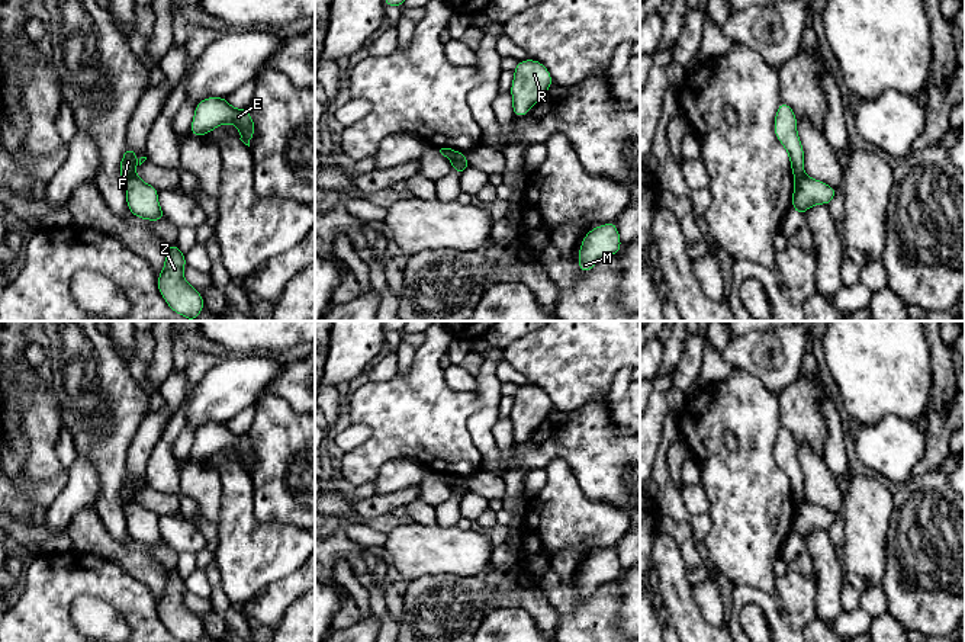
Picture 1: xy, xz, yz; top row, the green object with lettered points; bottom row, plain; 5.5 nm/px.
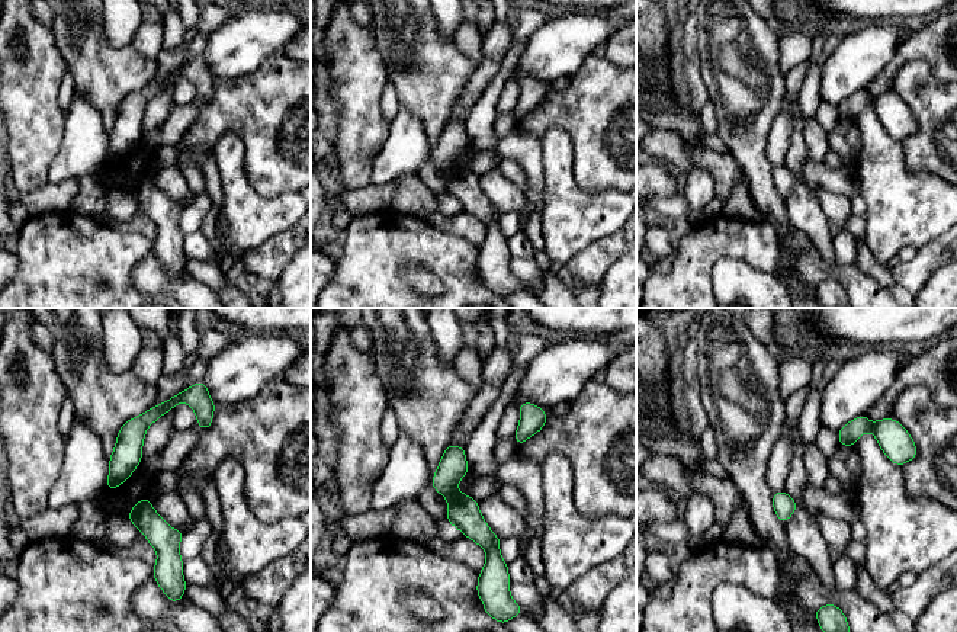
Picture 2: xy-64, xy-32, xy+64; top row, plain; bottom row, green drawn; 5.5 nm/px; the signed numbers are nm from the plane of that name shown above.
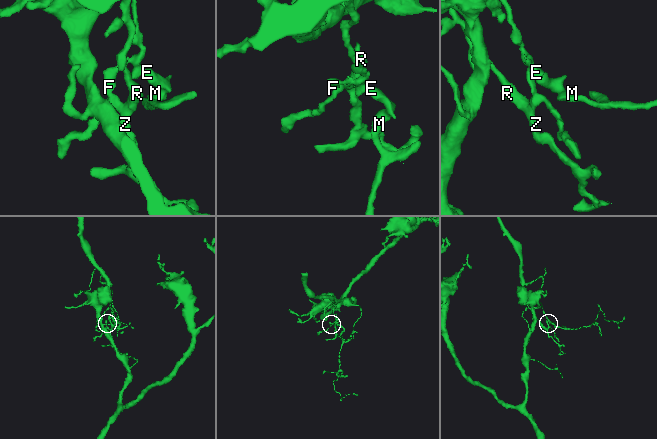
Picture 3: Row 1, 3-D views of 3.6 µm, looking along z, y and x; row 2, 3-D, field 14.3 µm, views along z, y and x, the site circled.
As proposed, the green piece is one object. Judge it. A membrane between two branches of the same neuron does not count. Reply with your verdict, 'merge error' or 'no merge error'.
merge error

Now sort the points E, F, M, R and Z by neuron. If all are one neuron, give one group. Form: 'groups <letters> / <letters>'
groups E F M / R Z

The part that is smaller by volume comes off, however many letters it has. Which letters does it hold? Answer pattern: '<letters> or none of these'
E, F, M

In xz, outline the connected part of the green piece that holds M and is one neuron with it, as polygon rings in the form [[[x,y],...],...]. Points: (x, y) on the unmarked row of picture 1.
[[[615,548],[591,555],[579,574],[579,597],[589,597],[602,582],[615,581],[621,565]]]

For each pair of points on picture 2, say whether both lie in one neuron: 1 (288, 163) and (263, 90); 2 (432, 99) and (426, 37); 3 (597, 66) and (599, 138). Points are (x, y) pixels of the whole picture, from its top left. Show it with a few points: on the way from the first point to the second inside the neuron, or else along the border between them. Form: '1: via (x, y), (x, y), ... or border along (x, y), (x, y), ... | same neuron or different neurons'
1: via (288, 146), (288, 115), (281, 108) | same neuron
2: via (432, 83), (430, 53) | same neuron
3: via (599, 83), (599, 121) | same neuron

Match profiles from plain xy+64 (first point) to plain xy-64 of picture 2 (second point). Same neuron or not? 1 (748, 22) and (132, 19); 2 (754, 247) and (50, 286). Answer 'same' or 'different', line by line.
1: different
2: same

